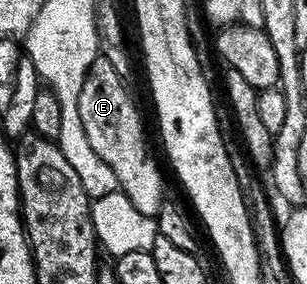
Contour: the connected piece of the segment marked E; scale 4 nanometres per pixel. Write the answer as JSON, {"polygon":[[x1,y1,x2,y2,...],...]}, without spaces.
{"polygon":[[98,57,81,84,81,96,77,100,78,123,85,130,89,144,97,155,116,173,118,189,133,200,135,207,152,216,158,215,163,205,163,174,155,163,153,155,147,151,147,138,143,135,143,118,126,90,124,79,109,64,105,57]]}

